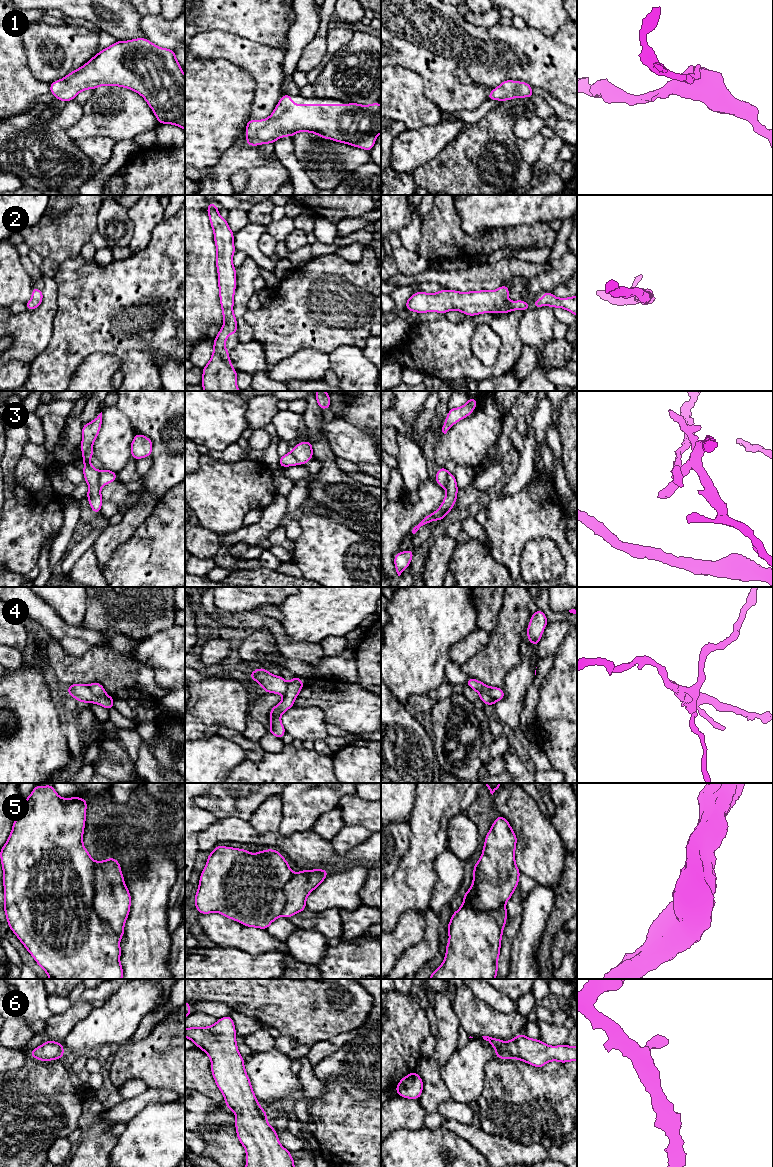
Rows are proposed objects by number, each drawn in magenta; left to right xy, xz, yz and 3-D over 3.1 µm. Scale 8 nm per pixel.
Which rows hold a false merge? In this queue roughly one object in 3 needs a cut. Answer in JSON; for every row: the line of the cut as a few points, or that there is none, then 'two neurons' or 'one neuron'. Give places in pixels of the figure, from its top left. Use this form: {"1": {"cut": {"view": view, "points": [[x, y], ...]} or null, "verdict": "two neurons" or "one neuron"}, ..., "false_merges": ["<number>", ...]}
{"1": {"cut": null, "verdict": "one neuron"}, "2": {"cut": null, "verdict": "one neuron"}, "3": {"cut": {"view": "yz", "points": [[448, 472], [448, 478], [444, 487]]}, "verdict": "two neurons"}, "4": {"cut": {"view": "xy", "points": [[88, 686], [96, 695], [105, 694]]}, "verdict": "two neurons"}, "5": {"cut": null, "verdict": "one neuron"}, "6": {"cut": null, "verdict": "one neuron"}, "false_merges": ["3", "4"]}

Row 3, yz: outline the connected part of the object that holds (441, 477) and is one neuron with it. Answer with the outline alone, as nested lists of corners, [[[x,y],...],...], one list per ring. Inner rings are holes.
[[[440,467],[435,476],[436,483],[441,487],[445,487],[447,485],[447,479],[448,479],[447,469],[445,467]]]

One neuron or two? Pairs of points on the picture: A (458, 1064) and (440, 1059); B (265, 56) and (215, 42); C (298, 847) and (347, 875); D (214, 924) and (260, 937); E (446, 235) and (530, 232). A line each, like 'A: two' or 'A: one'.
A: two
B: one
C: two
D: one
E: one

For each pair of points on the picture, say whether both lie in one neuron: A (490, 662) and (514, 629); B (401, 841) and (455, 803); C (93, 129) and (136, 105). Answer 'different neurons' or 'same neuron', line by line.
A: same neuron
B: different neurons
C: same neuron

